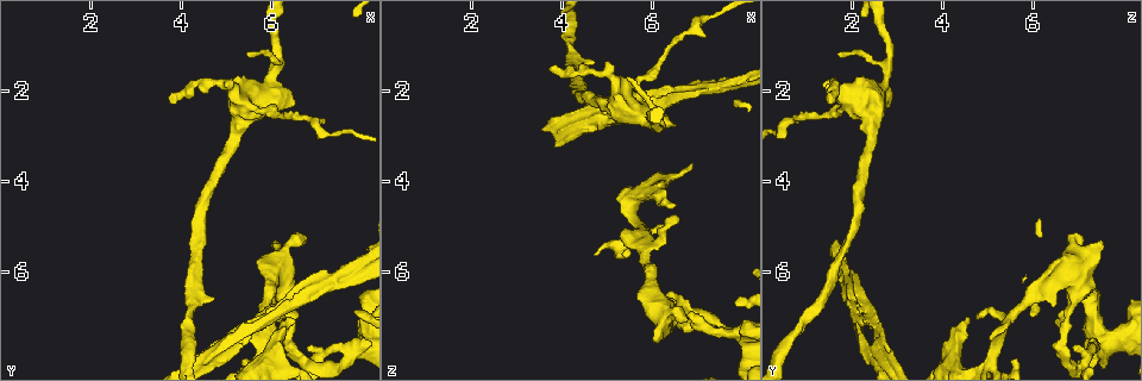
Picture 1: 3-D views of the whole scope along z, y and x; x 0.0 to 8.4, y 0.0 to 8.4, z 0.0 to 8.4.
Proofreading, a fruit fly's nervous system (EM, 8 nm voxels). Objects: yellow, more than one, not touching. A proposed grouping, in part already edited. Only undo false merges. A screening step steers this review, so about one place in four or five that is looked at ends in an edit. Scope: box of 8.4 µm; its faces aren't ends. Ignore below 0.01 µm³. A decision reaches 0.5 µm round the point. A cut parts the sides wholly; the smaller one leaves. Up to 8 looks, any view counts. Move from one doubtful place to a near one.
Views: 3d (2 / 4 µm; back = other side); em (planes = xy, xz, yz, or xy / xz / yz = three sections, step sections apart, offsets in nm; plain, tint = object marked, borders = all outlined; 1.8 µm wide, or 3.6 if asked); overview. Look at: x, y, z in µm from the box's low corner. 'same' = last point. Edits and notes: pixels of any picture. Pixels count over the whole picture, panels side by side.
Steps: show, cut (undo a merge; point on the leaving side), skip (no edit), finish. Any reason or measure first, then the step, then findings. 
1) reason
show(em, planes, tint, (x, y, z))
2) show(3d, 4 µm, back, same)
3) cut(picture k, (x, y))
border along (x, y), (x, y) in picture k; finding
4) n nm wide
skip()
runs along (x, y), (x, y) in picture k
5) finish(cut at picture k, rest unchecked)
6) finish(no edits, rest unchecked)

a fork
show(em, xy, step 4, tint, (4.85, 7.80, 2.55))

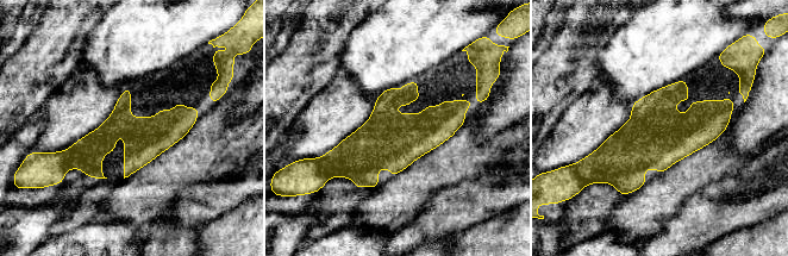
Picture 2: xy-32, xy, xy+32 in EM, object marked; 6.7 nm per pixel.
cut it another way
show(em, yz, step 4, tint, same)

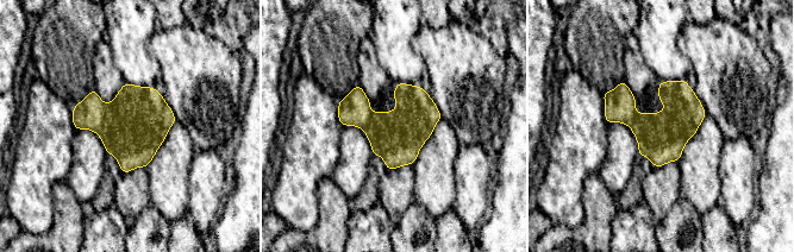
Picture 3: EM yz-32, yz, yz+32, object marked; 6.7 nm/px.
cut(picture 3, (88, 114))
border along (105, 105), (104, 124), (98, 133) in picture 3; a second neuron is stuck on

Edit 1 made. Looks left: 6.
calibre changes
show(em, xz, step 8, tint, (6.15, 7.60, 4.30))

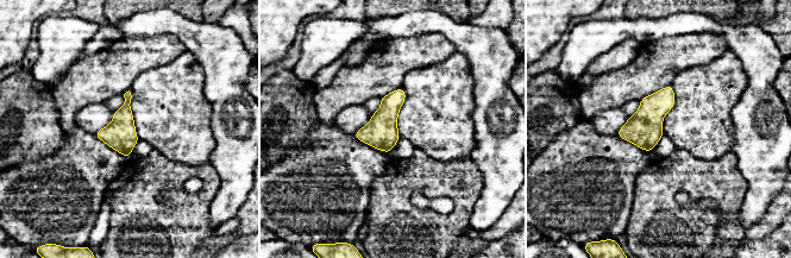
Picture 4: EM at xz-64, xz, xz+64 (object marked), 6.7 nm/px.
220 nm wide
skip()
all the same neuron

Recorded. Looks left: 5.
show(3d, 4 µm, (5.40, 2.40, 2.15))

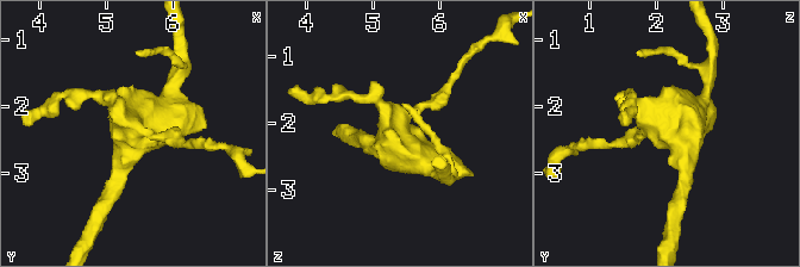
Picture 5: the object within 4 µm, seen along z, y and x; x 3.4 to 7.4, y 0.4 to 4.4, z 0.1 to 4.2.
now the EM
show(em, 3.6 µm, xz, step 8, tint, (5.35, 2.35, 2.15))

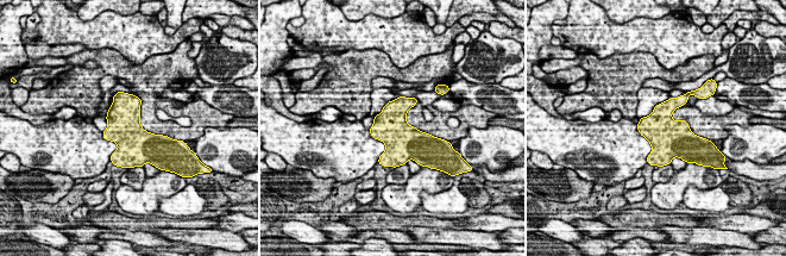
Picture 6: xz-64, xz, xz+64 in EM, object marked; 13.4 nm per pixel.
cut it another way
show(em, 3.6 µm, planes, tint, same)

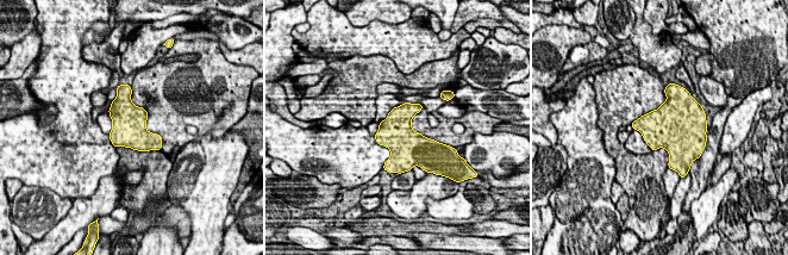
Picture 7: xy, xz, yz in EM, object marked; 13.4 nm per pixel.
480 nm wide
skip()
continuous, no second neuron

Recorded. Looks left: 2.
finish(cut at picture 3, rest unchecked)

